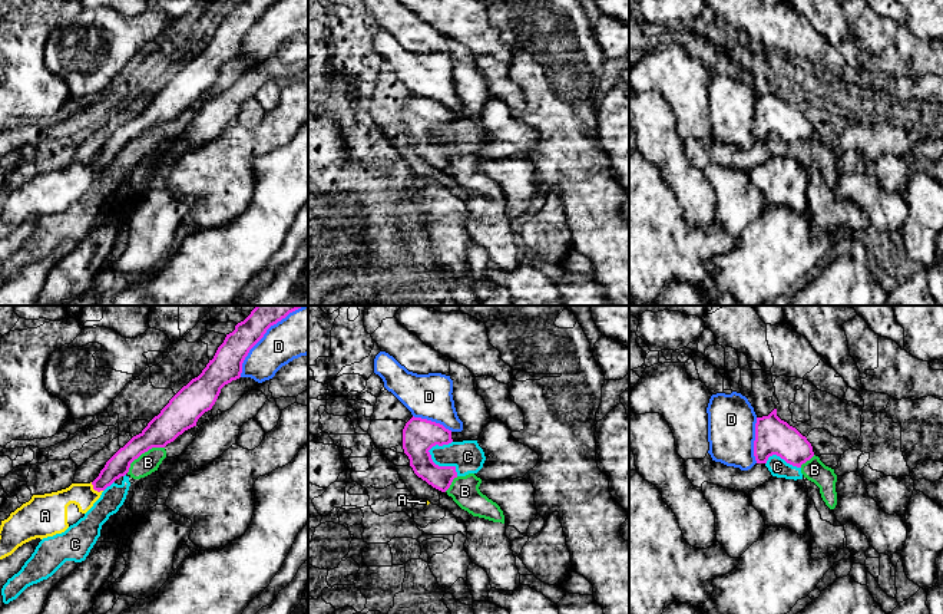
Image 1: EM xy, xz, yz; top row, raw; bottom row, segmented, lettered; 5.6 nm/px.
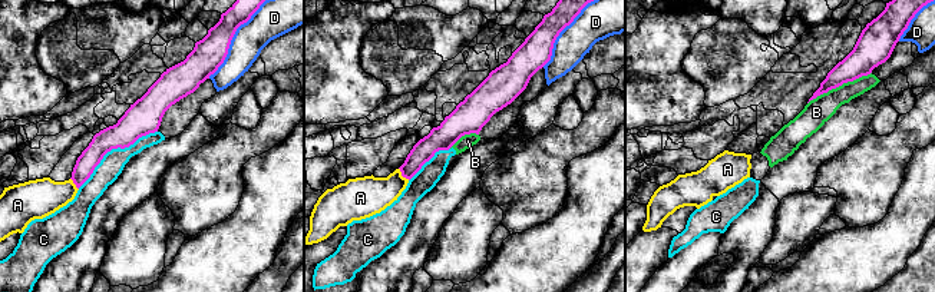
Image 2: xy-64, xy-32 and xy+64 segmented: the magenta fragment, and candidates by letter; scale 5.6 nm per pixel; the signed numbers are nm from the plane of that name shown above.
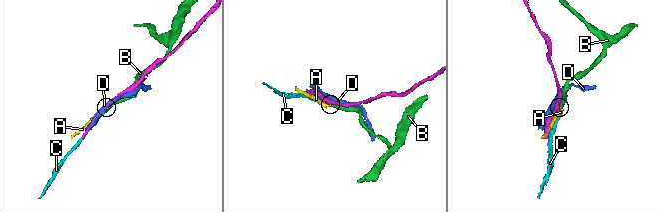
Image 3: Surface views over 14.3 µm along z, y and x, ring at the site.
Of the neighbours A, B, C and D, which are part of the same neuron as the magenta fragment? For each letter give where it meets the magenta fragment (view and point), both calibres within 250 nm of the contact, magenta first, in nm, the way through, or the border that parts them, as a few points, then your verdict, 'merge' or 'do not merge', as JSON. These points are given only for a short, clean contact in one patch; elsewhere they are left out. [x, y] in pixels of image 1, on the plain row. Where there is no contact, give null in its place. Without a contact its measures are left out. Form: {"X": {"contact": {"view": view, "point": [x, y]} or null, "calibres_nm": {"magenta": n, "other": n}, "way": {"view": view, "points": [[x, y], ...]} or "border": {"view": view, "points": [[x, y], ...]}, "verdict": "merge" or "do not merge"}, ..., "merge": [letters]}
{"A": {"contact": {"view": "xy", "point": [95, 168]}, "calibres_nm": {"magenta": 120, "other": 150}, "verdict": "do not merge"}, "B": {"contact": {"view": "xy", "point": [142, 131]}, "calibres_nm": {"magenta": 170, "other": 120}, "verdict": "do not merge"}, "C": {"contact": {"view": "xz", "point": [440, 145]}, "calibres_nm": {"magenta": 190, "other": 180}, "verdict": "do not merge"}, "D": {"contact": {"view": "xy", "point": [252, 25]}, "calibres_nm": {"magenta": 180, "other": 220}, "verdict": "do not merge"}, "merge": []}

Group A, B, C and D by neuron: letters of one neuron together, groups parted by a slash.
A / B C / D

